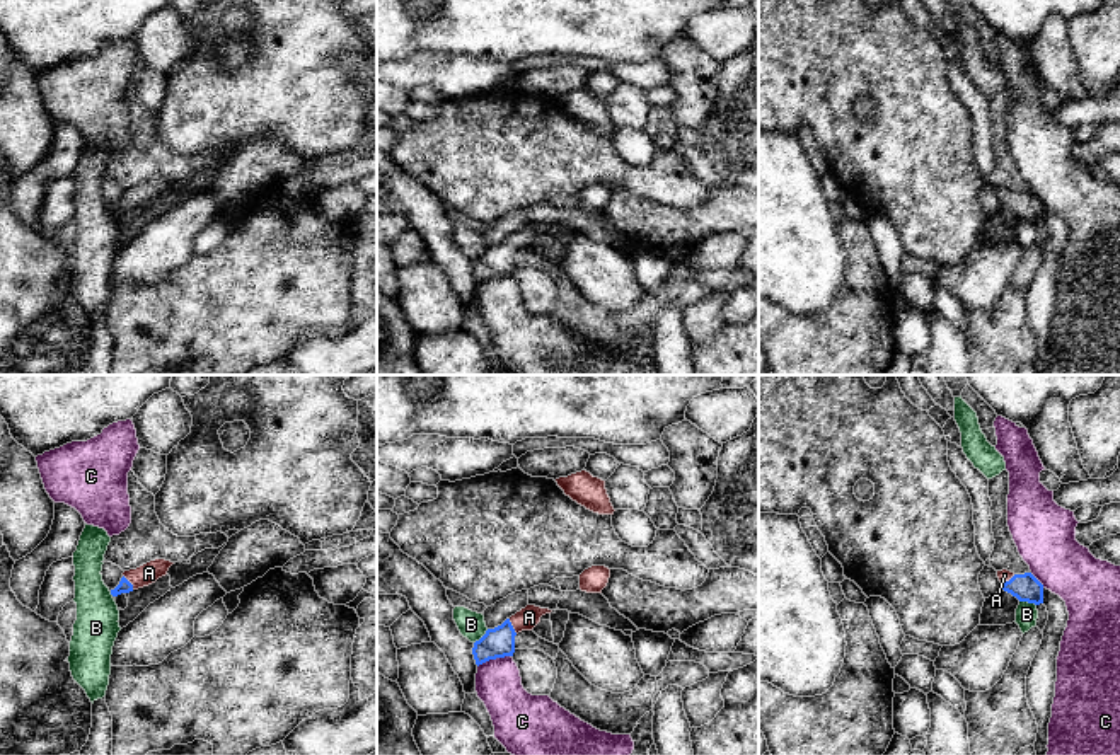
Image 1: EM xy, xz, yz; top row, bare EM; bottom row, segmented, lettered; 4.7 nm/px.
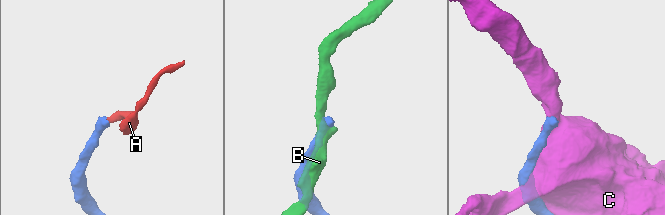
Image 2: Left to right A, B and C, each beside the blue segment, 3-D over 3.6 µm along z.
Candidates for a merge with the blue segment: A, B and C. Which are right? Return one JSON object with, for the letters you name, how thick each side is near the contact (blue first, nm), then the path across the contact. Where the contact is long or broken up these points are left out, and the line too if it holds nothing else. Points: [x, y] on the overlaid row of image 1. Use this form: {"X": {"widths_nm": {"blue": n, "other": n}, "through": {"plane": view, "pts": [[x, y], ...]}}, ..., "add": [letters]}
{"A": {"widths_nm": {"blue": 140, "other": 100}, "through": {"plane": "xz", "pts": [[496, 643], [512, 626], [529, 617]]}}, "add": ["A"]}

